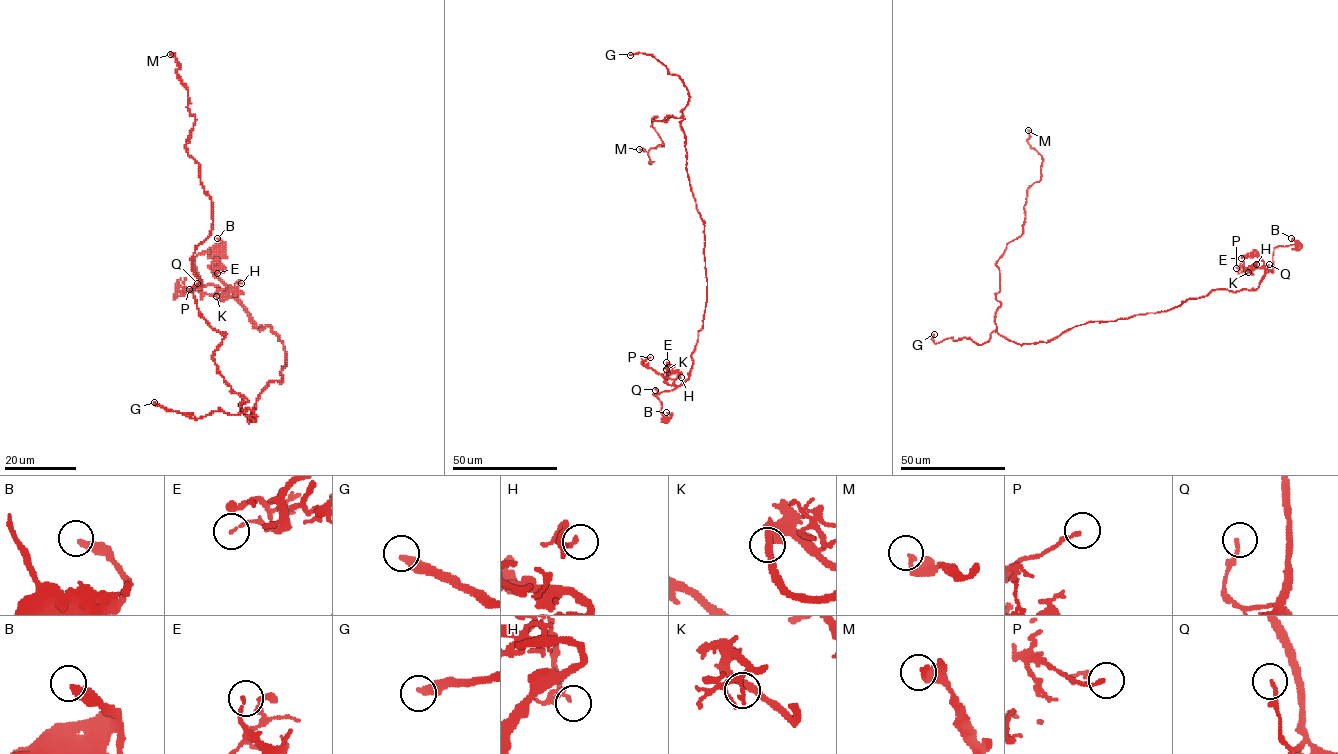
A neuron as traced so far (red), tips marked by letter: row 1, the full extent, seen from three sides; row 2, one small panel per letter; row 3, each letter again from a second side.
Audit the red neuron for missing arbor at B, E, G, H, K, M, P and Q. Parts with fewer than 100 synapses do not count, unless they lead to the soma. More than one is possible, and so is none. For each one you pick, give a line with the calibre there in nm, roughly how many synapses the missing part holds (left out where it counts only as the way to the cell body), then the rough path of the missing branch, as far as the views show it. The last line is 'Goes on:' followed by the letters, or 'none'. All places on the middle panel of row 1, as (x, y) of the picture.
G: calibre 360 nm; 110 synapses; course (630, 55), (615, 56), (596, 68), (589, 67), (583, 80), (566, 84), (541, 80), (534, 93), (566, 91)
Goes on: G

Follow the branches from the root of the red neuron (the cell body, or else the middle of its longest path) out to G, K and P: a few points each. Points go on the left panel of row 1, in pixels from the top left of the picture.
G: (213, 251), (195, 258), (202, 290), (270, 326), (282, 380), (248, 419), (243, 397), (255, 420), (154, 402)
K: (213, 251), (209, 249), (195, 258), (202, 290), (231, 297), (231, 289), (242, 293), (222, 300), (216, 296)
P: (213, 251), (195, 258), (202, 290), (234, 296), (213, 285), (185, 293), (176, 286), (189, 289)

